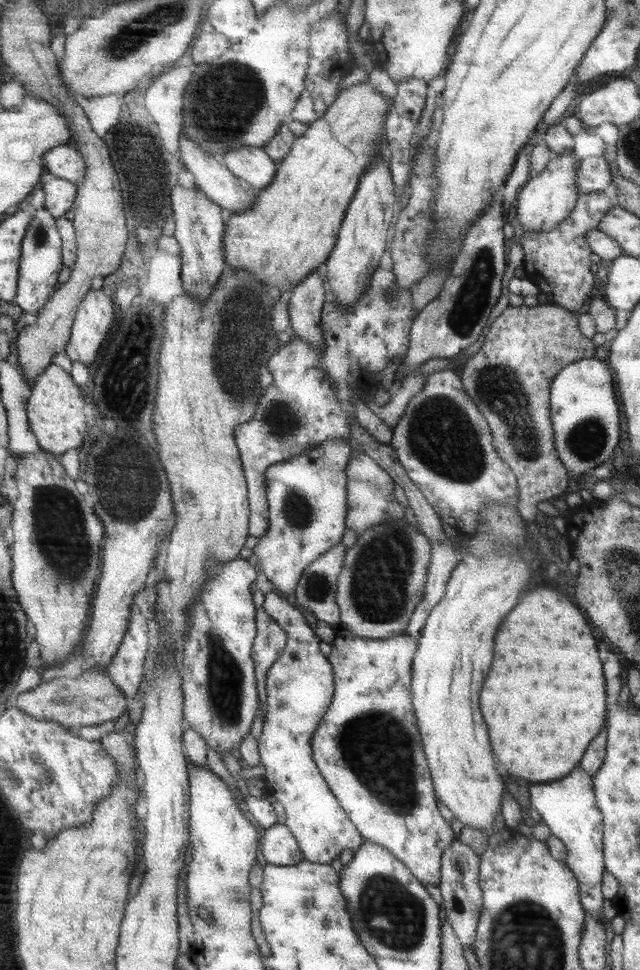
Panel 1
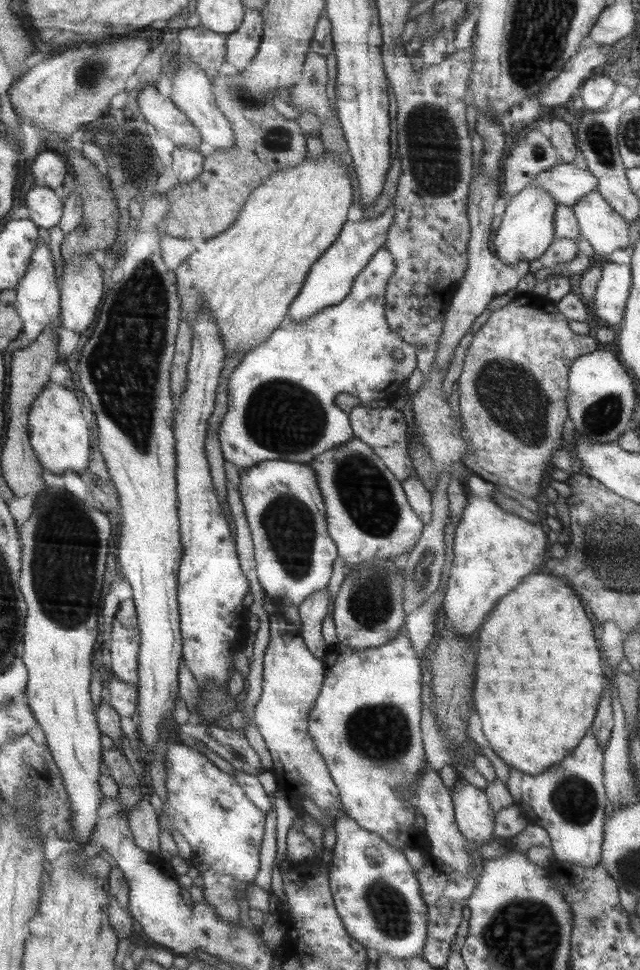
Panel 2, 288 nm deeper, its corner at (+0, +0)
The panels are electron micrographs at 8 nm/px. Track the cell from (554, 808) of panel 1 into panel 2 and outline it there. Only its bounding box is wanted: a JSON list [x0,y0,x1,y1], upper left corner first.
[509,732,607,868]

